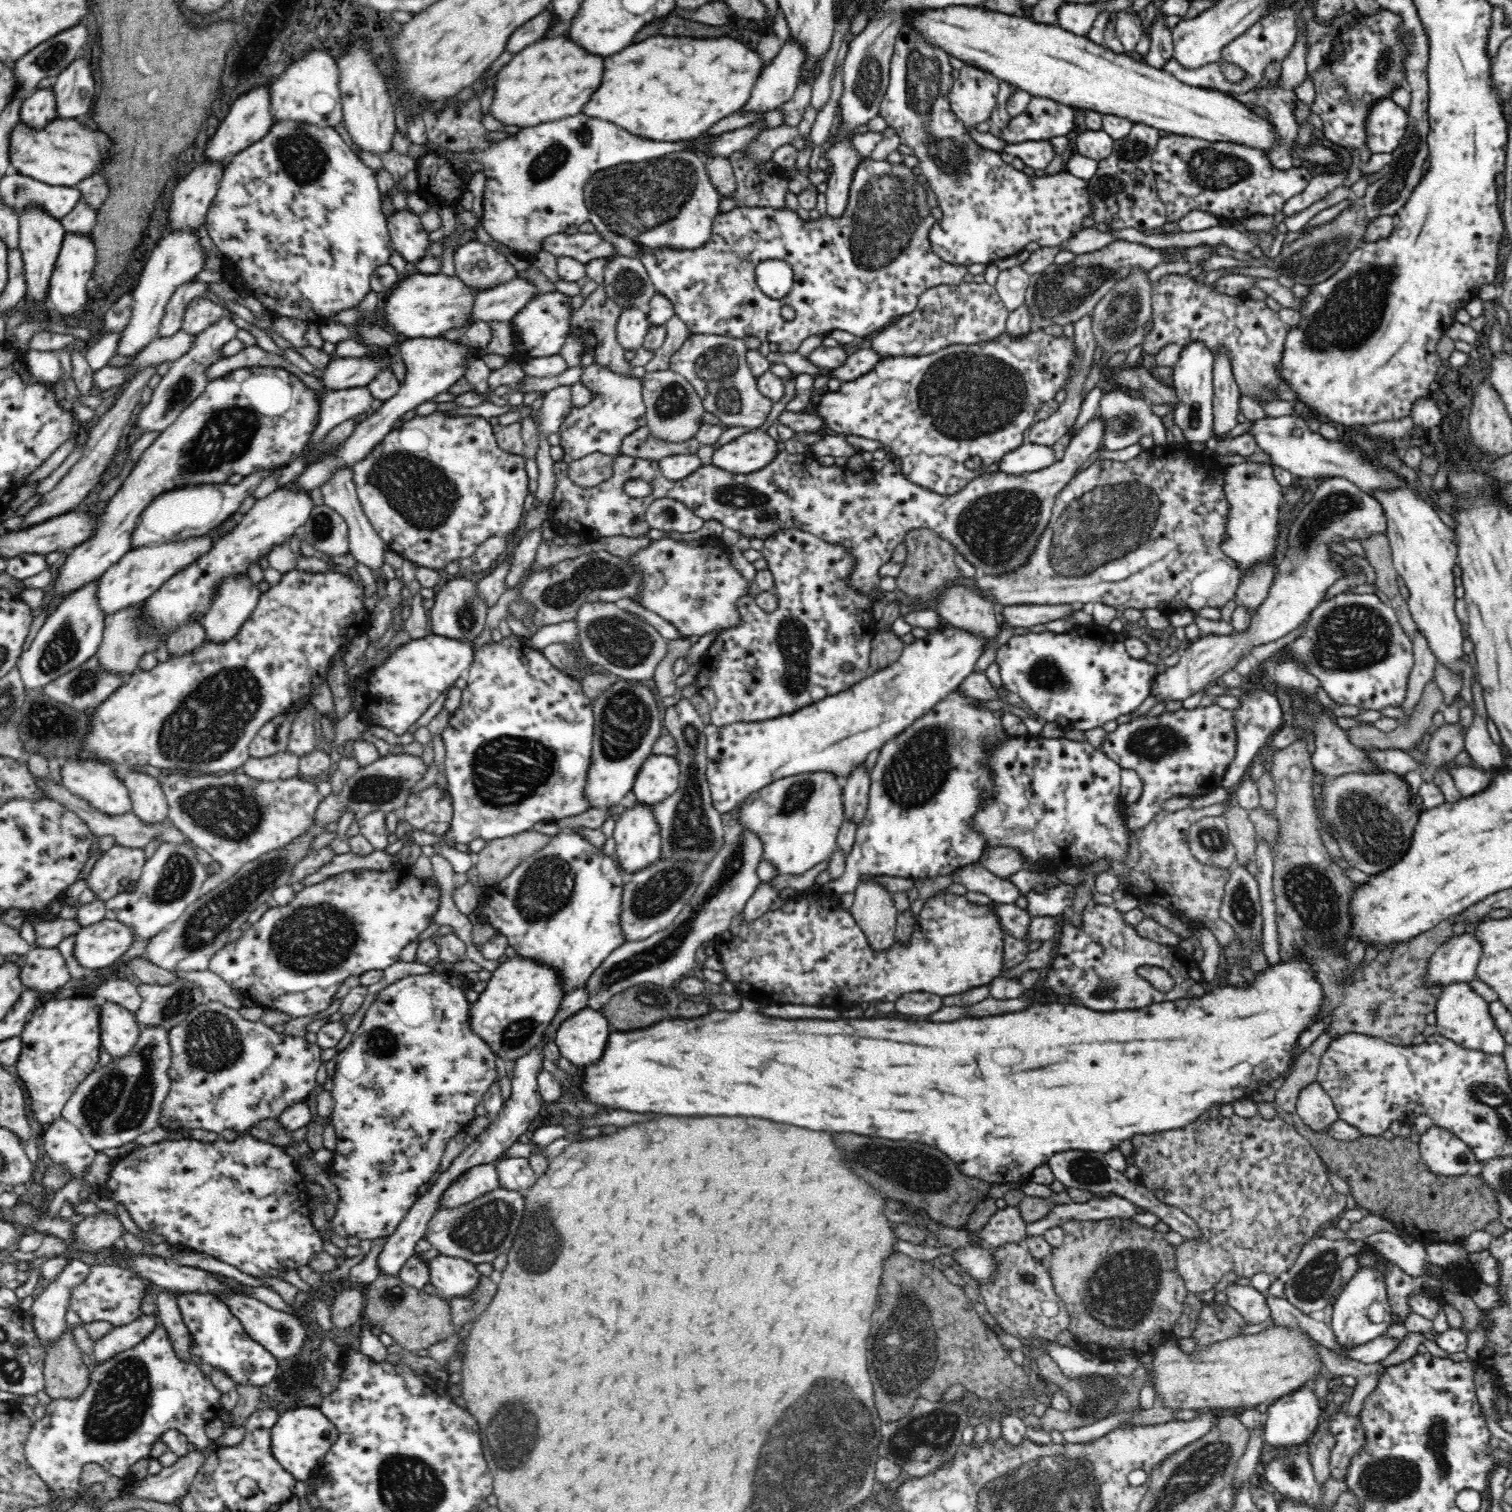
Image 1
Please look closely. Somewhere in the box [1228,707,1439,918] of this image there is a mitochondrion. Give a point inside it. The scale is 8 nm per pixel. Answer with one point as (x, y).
(1375, 834)

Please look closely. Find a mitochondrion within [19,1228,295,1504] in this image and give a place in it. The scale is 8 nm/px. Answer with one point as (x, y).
(124, 1397)

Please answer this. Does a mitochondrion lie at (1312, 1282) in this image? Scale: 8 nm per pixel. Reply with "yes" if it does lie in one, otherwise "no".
yes

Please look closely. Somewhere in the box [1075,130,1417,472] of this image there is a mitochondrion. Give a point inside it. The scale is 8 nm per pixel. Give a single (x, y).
(1353, 311)

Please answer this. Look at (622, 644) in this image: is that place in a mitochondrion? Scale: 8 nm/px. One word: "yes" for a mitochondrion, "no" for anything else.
yes

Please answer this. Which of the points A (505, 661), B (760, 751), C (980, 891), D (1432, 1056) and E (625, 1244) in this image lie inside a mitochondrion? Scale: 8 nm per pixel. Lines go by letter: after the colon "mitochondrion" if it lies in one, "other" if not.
A: other
B: other
C: other
D: other
E: other

